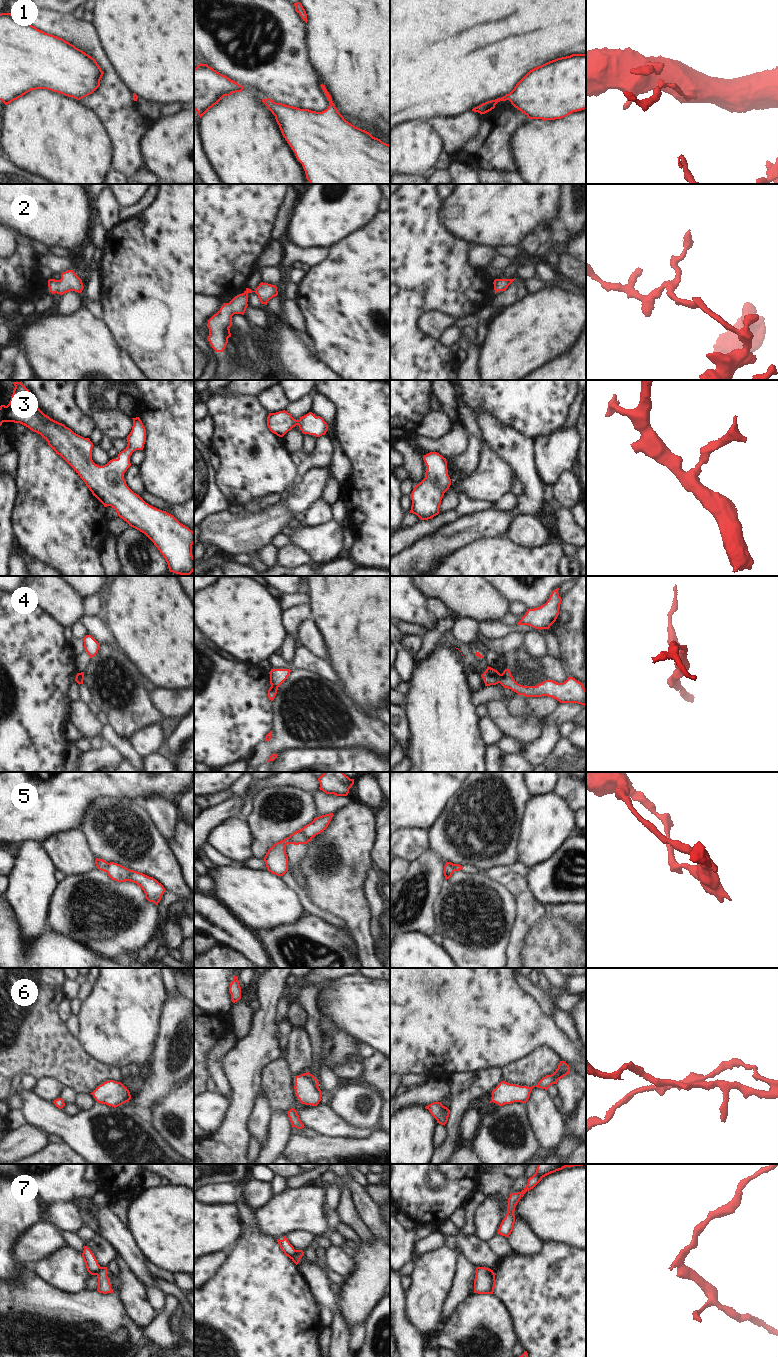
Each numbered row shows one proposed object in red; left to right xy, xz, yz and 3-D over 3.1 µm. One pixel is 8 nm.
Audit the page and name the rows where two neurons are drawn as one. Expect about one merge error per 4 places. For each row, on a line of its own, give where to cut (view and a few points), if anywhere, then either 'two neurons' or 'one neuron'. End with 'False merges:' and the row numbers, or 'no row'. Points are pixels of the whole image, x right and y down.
1: no cut; one neuron
2: no cut; one neuron
3: no cut; one neuron
4: cut in yz along (501, 674), (498, 682); two neurons
5: cut in xz along (301, 829), (307, 837), (311, 838); two neurons
6: no cut; one neuron
7: cut in xz along (297, 1250), (291, 1258); two neurons
False merges: 4, 5, 7

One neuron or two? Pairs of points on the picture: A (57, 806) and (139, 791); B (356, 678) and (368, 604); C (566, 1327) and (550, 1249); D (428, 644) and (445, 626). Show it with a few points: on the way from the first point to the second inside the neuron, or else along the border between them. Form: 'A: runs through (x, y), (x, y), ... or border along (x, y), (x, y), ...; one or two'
A: runs through (77, 788), (119, 788); one
B: runs through (368, 660), (368, 622); one
C: runs through (566, 1308), (559, 1268); one
D: runs through (432, 640), (442, 630); one

